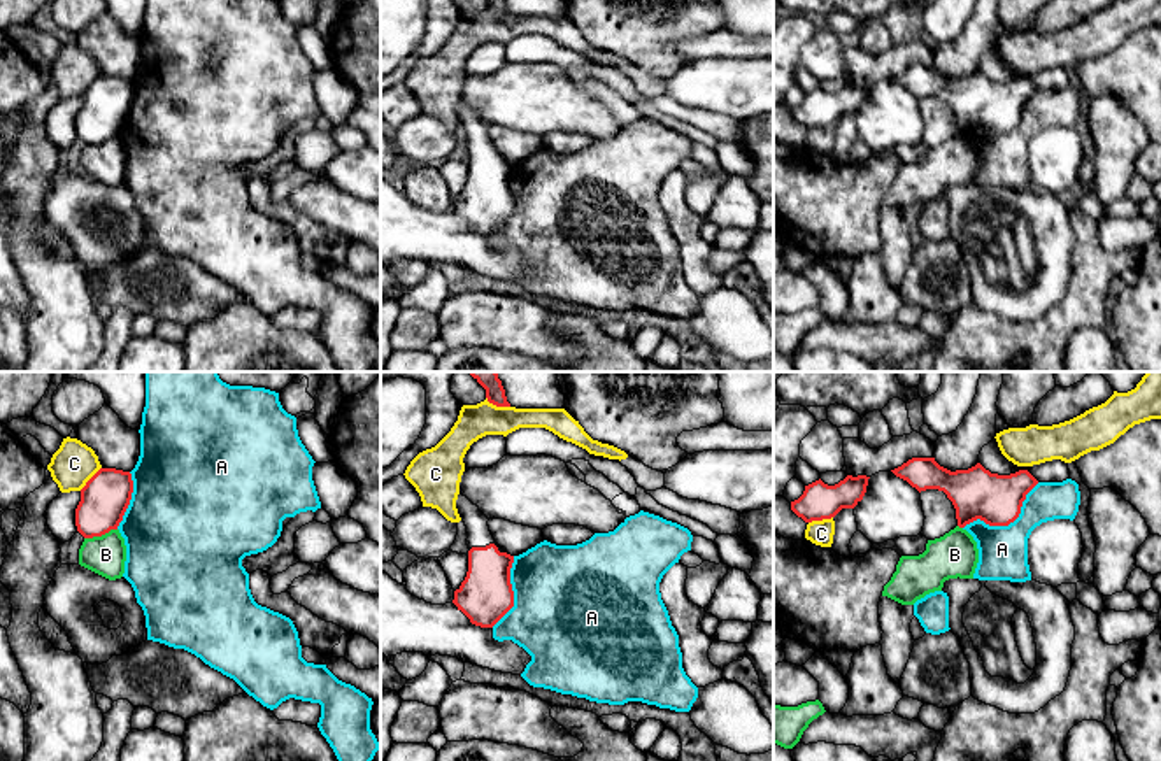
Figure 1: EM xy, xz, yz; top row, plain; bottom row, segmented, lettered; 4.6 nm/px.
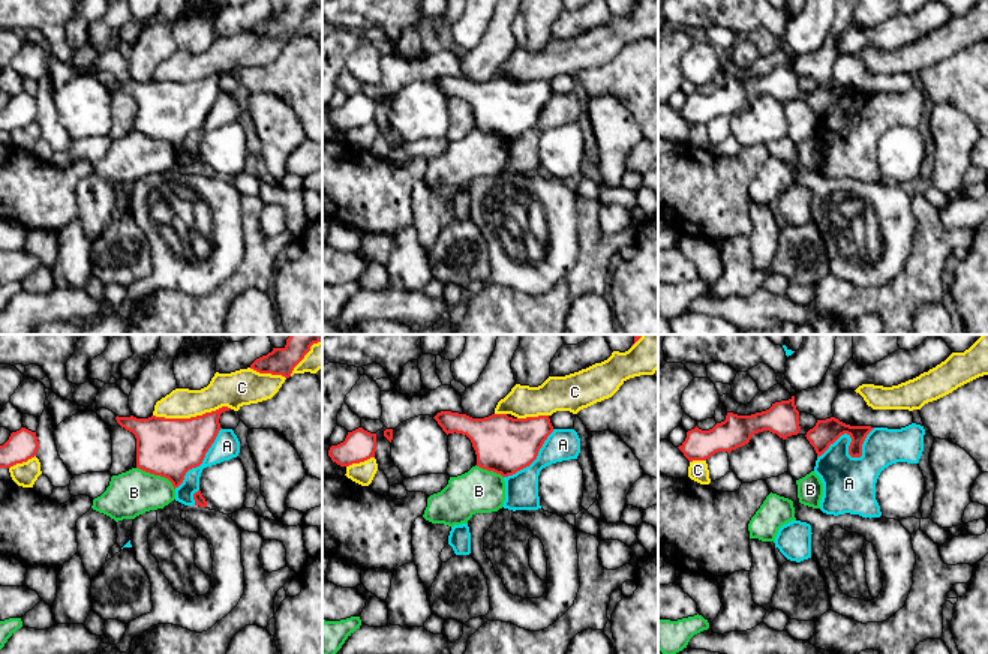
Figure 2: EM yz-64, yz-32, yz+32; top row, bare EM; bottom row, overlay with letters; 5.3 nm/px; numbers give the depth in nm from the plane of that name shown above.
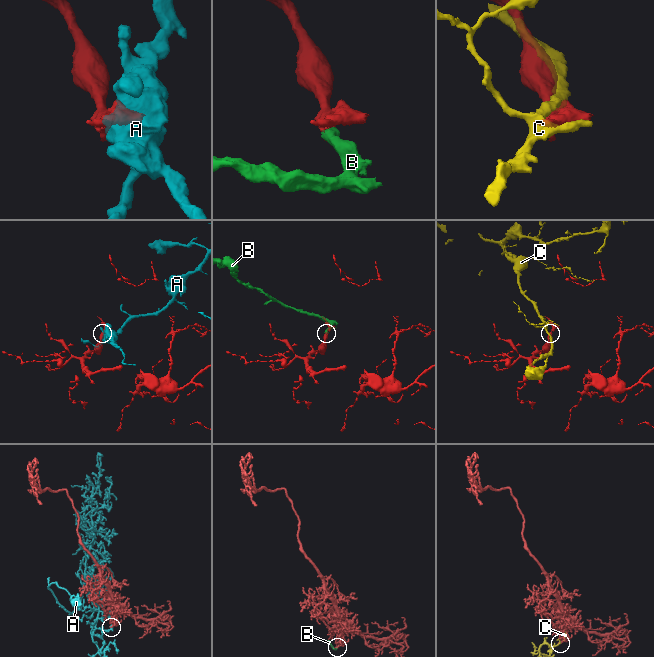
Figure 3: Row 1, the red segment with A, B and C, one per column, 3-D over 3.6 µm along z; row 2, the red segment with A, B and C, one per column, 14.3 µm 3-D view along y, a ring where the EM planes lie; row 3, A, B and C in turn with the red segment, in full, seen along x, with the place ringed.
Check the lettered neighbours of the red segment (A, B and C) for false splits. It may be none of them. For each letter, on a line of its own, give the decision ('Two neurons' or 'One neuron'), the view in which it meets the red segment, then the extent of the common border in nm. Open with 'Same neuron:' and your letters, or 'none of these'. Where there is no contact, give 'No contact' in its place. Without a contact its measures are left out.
Same neuron: none of these
A: Two neurons. Touches red in yz. Shared border 400 nm
B: Two neurons. Touches red in xy. Shared border 160 nm
C: Two neurons. Touches red in xz. Shared border 120 nm

